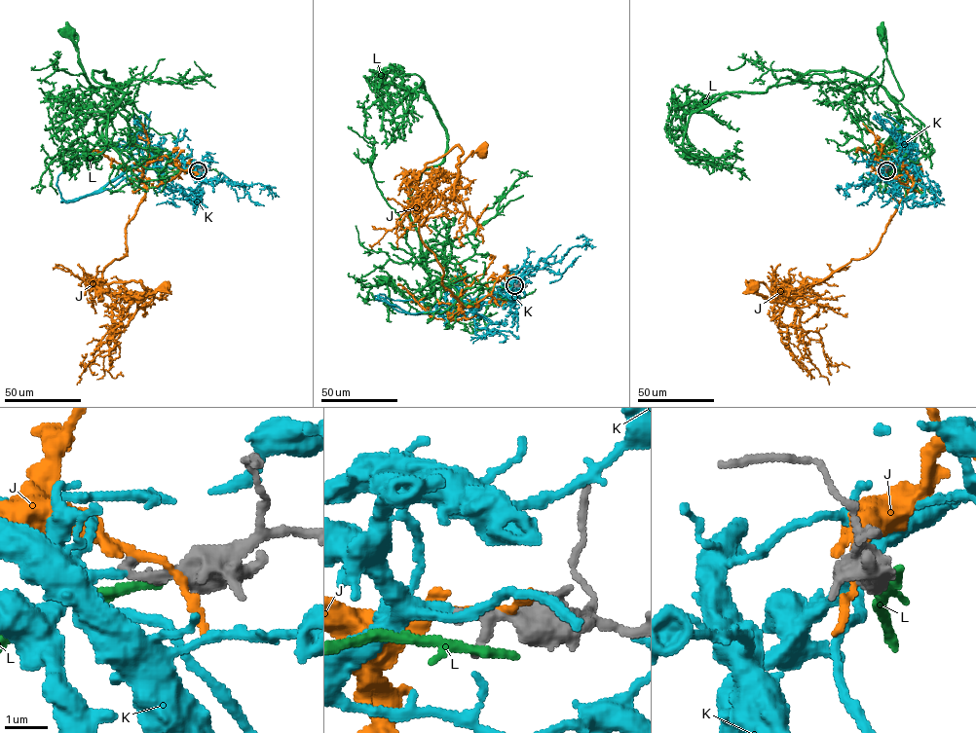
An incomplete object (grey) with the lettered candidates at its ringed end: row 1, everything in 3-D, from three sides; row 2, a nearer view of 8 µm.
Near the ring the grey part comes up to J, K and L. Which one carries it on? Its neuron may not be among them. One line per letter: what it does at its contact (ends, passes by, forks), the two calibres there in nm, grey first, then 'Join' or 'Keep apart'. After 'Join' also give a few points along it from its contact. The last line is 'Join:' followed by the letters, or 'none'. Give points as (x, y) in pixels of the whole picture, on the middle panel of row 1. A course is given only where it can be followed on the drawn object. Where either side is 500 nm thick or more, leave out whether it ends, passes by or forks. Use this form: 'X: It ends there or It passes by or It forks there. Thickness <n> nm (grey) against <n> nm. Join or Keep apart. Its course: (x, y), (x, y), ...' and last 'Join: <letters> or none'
J: It passes by. Thickness 180 nm (grey) against 200 nm. Keep apart
K: It passes by. Thickness 200 nm (grey) against 190 nm. Join. Its course: (514, 285), (501, 288), (494, 300), (469, 304), (462, 297), (445, 305), (430, 306), (375, 296)
L: It passes by. Thickness 200 nm (grey) against 200 nm. Keep apart
Join: K

